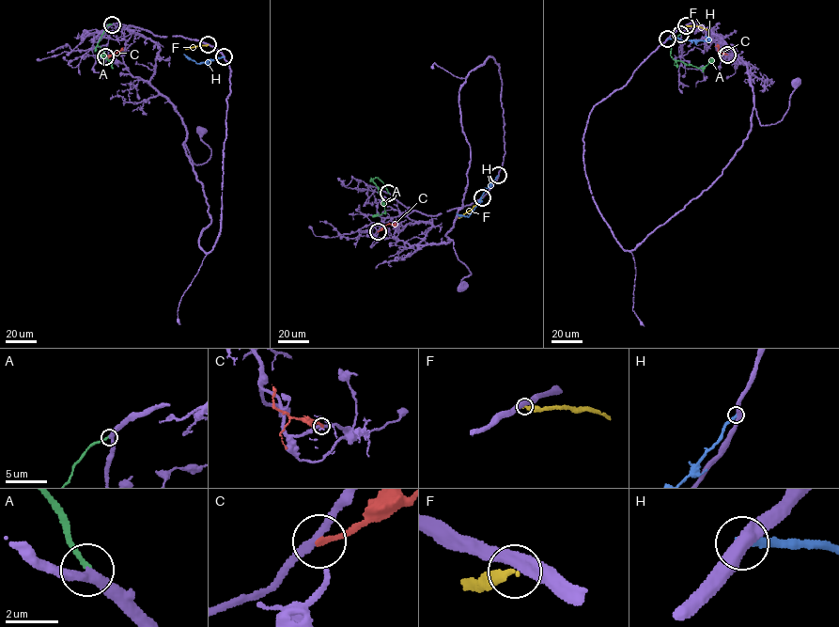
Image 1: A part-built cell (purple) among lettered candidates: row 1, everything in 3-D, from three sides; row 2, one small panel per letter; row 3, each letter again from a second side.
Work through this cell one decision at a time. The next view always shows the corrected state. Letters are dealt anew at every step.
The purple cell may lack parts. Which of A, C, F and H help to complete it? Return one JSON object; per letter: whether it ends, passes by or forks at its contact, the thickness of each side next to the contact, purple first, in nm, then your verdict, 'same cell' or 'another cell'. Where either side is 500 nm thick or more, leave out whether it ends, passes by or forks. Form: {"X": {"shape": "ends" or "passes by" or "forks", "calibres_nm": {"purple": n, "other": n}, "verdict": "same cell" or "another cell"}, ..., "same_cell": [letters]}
{"A": {"shape": "ends", "calibres_nm": {"purple": 360, "other": 220}, "verdict": "same cell"}, "C": {"shape": "ends", "calibres_nm": {"purple": 280, "other": 200}, "verdict": "another cell"}, "F": {"shape": "ends", "calibres_nm": {"purple": 400, "other": 260}, "verdict": "another cell"}, "H": {"shape": "ends", "calibres_nm": {"purple": 480, "other": 340}, "verdict": "another cell"}, "same_cell": ["A"]}

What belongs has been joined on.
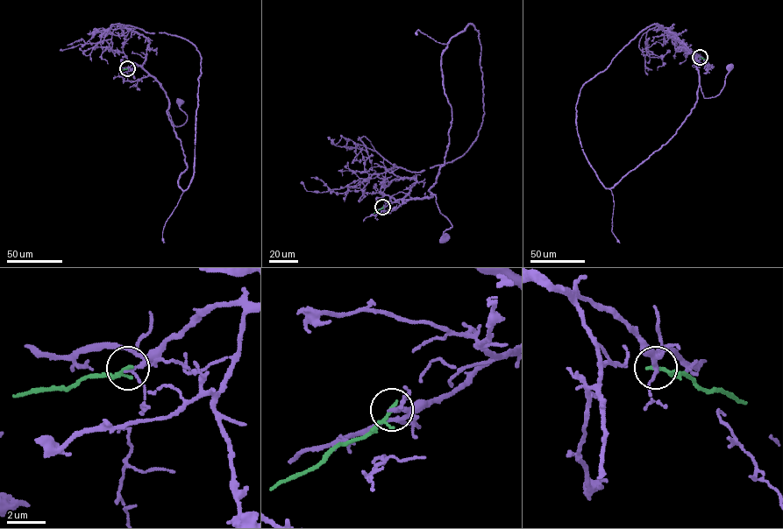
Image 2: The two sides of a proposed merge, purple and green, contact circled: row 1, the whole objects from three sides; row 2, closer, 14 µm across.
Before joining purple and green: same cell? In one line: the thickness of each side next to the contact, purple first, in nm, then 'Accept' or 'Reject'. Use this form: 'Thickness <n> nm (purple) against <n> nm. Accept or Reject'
Thickness 190 nm (purple) against 160 nm. Reject

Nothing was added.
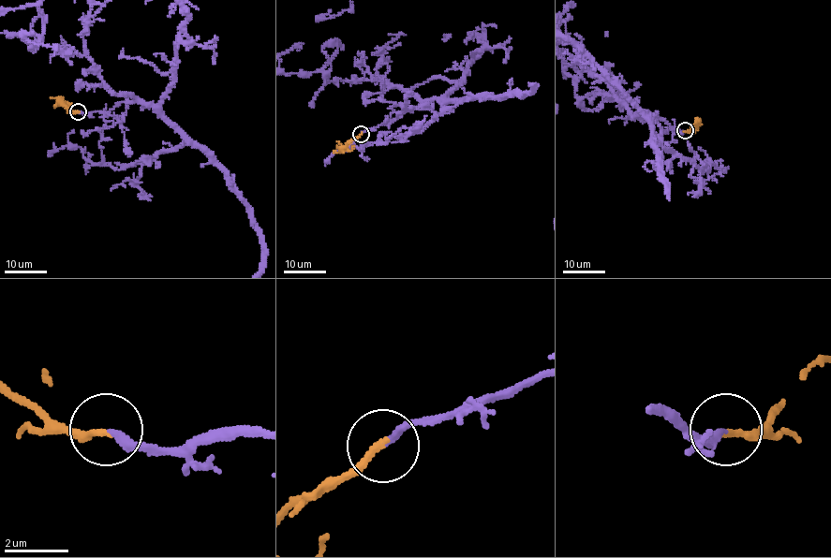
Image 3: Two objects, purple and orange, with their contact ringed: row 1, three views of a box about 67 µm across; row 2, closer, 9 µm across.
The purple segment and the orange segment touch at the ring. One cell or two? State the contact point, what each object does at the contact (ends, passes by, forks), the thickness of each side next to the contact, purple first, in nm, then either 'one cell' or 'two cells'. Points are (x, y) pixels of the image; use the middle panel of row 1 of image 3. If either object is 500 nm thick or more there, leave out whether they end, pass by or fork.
place (361, 134); purple ends; orange ends; calibres 240 and 220 nm; one cell

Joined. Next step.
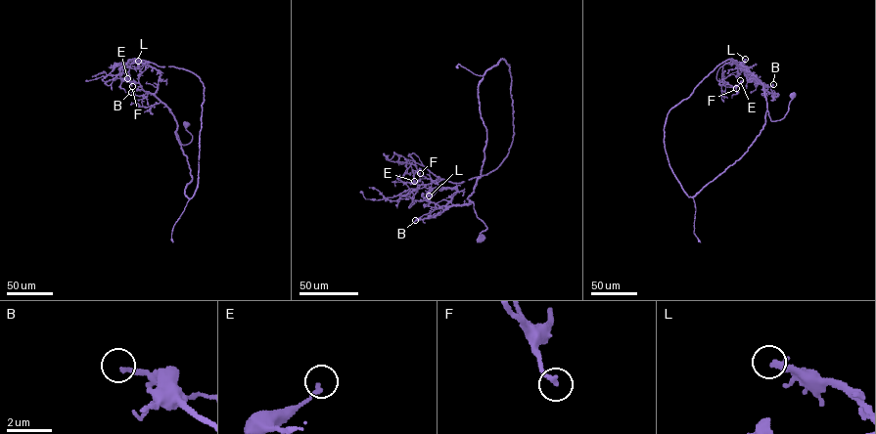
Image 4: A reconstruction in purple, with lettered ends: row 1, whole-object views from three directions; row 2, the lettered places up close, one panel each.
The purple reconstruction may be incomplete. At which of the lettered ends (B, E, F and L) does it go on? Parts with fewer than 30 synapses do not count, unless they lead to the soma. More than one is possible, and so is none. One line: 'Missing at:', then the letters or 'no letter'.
Missing at: L

